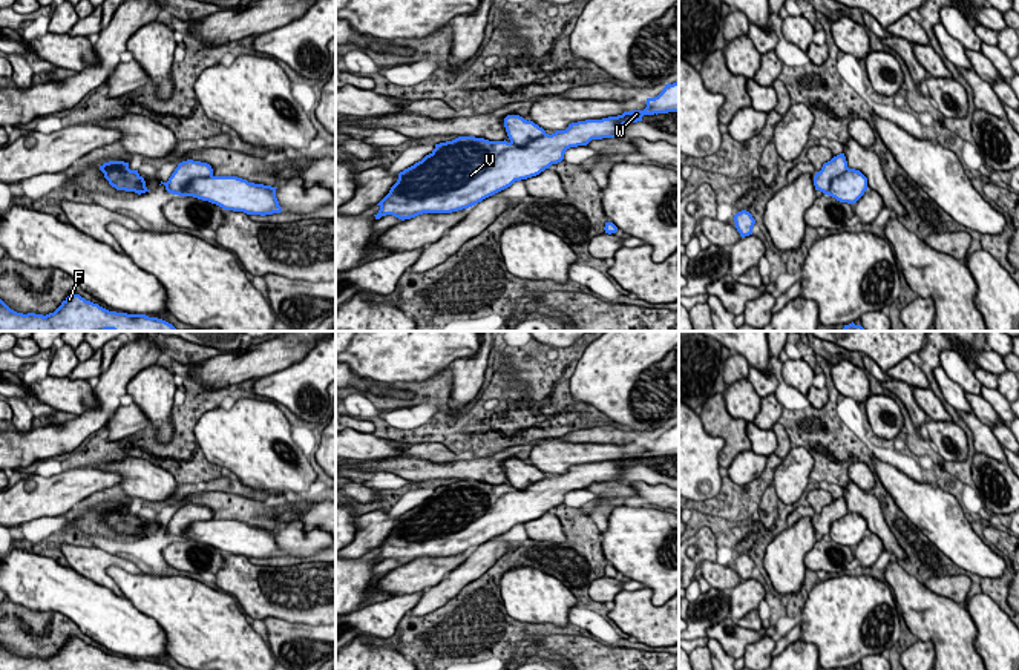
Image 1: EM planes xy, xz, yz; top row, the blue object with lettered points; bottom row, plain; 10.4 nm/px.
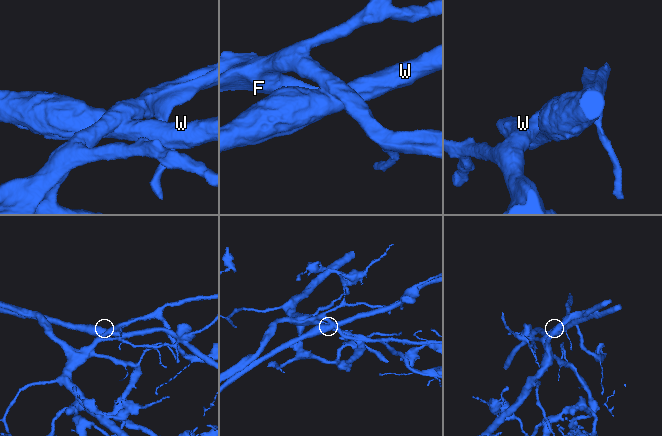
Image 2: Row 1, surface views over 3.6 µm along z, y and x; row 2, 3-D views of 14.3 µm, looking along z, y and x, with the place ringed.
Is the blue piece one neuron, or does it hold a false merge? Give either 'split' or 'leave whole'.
split

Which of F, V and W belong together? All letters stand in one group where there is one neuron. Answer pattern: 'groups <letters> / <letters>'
groups F / V W

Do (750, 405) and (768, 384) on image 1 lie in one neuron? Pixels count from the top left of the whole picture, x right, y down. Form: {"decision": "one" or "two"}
{"decision": "one"}

